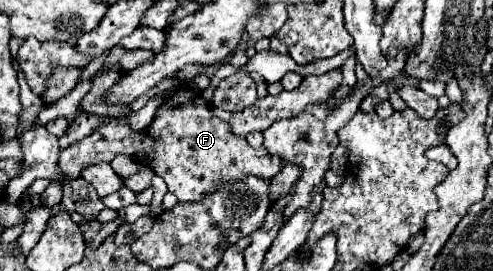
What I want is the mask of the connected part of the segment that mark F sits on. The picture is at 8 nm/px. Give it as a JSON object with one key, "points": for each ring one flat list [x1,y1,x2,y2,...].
{"points":[[117,65,109,67,105,73,97,75,91,81,89,93,81,99,83,111,93,113,99,119,107,117,109,121,107,123,101,121,99,127,89,137,61,151,59,167,69,179,77,179,83,167,89,167,95,163,111,163,115,155,129,155,137,163,151,167,153,173,159,175,167,183,169,191,179,201,187,203,187,201,201,201,209,191,217,189,217,183,221,179,239,181,245,175,271,179,281,171,281,159,277,159,275,155,269,155,265,147,253,149,245,141,245,137,233,135,229,123,215,117,209,103,203,99,203,95,189,87,179,87,173,95,169,95,155,111,153,123,147,129,133,131,127,125,131,107,125,107,125,105,109,107,109,103,103,101,109,87,113,87,113,83,117,83,121,75,125,75,121,67]]}

